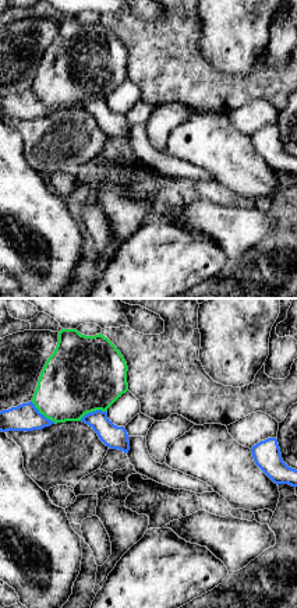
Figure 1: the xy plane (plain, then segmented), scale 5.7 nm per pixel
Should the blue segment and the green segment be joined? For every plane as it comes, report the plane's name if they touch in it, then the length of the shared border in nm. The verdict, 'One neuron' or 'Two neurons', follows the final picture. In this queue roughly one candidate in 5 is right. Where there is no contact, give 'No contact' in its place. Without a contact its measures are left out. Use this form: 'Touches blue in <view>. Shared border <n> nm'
Touches blue in xy. Shared border 170 nm

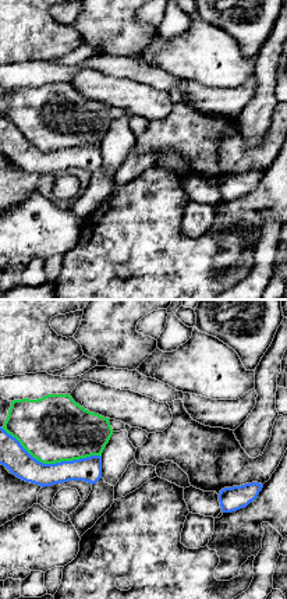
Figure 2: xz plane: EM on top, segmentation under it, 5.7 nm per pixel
Touches blue in xz. Shared border 600 nm

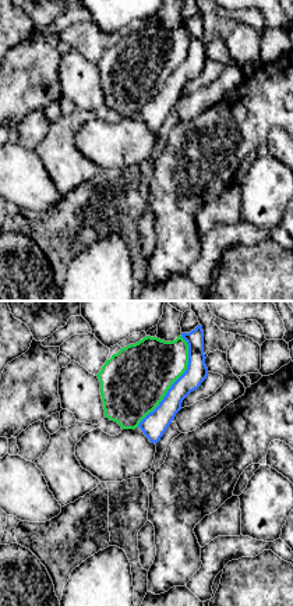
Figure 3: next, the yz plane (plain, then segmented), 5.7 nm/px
Touches blue in yz. Shared border 600 nm

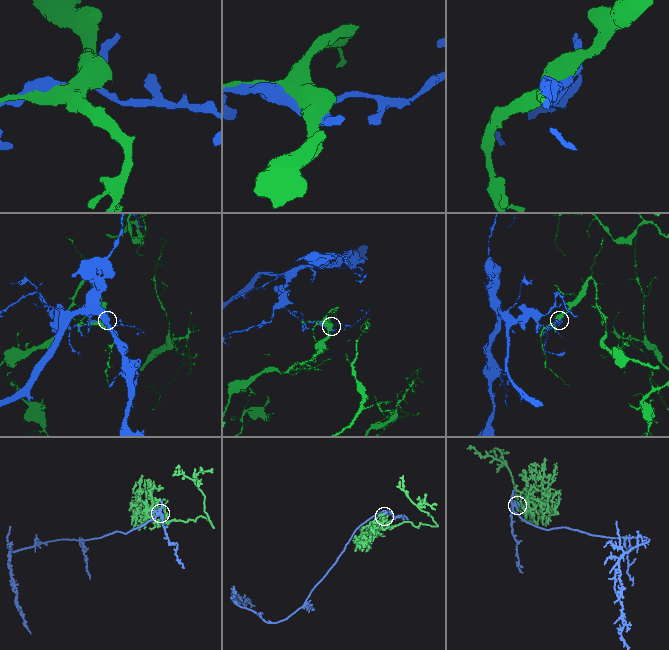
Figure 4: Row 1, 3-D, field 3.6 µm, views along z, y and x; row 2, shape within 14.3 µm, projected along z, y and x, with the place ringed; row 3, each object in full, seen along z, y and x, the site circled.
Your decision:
Two neurons

